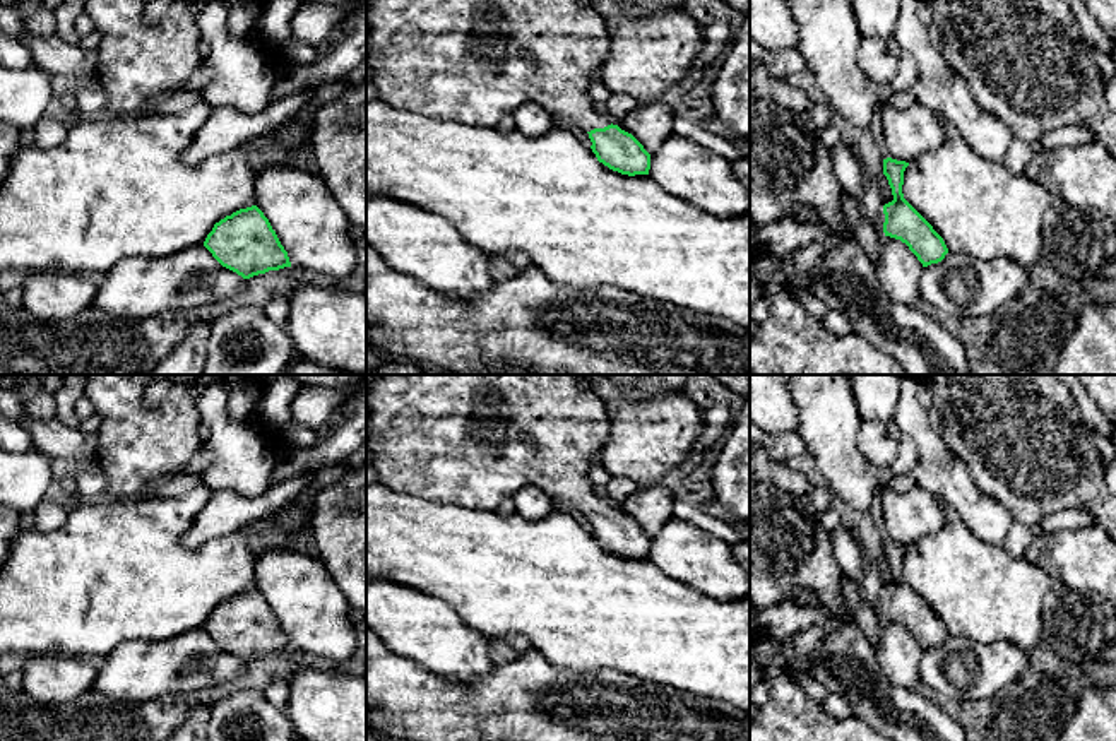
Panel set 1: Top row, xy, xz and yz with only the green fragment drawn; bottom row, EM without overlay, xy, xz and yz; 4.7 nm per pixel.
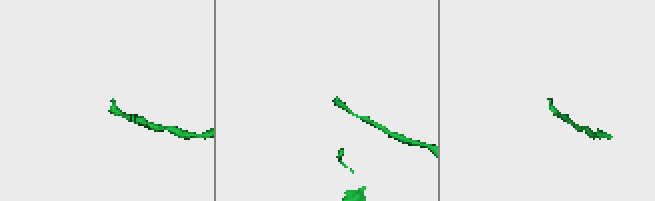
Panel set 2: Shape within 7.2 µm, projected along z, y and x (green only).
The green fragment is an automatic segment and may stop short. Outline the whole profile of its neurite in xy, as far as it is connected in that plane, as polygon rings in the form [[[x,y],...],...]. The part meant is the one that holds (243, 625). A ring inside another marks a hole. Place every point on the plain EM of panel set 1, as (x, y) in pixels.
[[[257,589],[216,606],[204,630],[223,650],[243,662],[291,650],[288,635]]]

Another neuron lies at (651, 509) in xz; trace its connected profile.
[[[657,484],[630,495],[626,500],[620,501],[618,510],[632,517],[644,532],[652,537],[674,517],[673,501],[673,491]]]

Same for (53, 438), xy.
[[[24,407],[19,424],[31,435],[34,448],[46,457],[79,464],[98,459],[96,433],[86,435],[58,419],[33,419]]]

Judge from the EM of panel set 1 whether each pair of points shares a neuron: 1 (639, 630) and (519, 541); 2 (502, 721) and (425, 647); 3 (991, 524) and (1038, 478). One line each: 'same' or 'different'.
1: same
2: different
3: different

